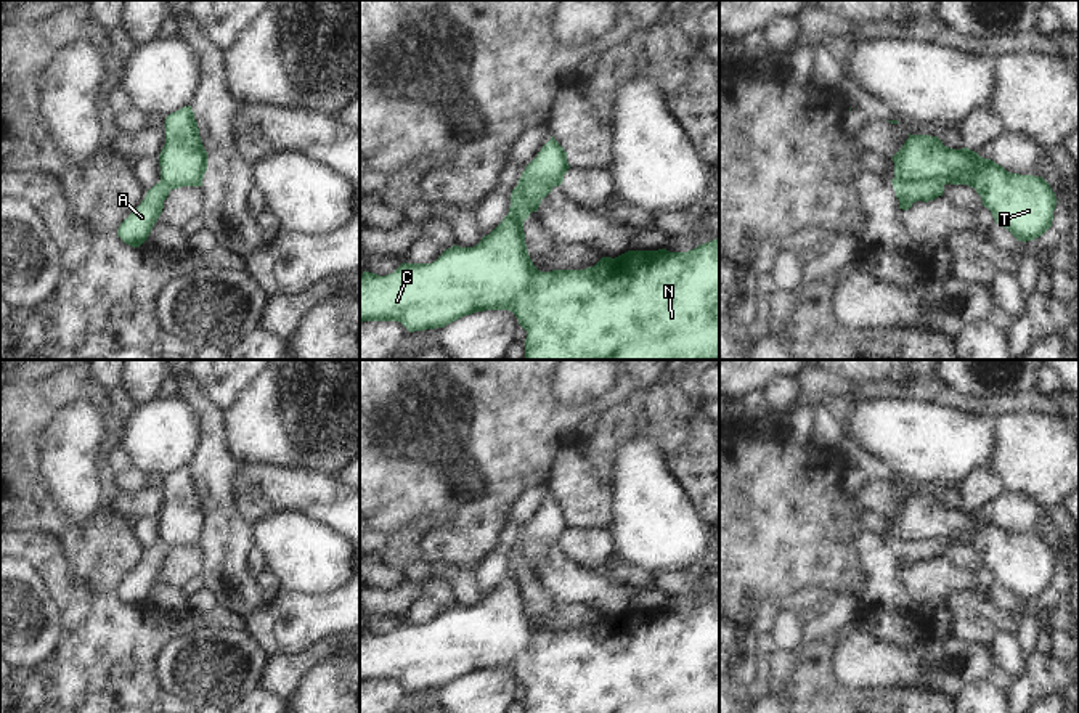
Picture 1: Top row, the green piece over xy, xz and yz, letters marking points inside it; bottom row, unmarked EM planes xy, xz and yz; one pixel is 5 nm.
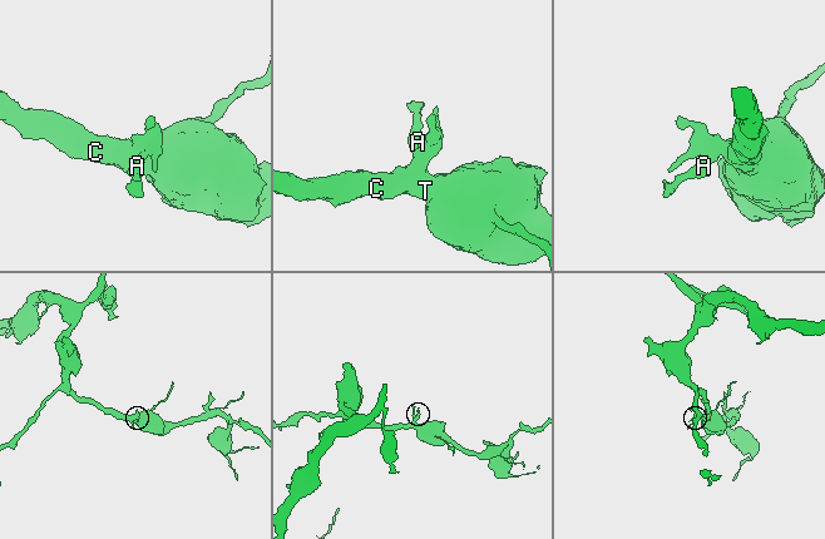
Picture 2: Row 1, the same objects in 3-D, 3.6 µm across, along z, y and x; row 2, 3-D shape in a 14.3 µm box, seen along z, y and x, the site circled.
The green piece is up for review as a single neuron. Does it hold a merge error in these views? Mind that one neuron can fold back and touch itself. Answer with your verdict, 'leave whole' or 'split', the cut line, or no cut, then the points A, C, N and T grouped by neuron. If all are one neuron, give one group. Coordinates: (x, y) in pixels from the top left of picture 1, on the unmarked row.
split; cut in yz along (893, 541), (919, 543), (938, 540), (943, 545); A / C N T

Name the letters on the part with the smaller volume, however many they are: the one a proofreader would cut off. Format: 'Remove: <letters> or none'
Remove: A

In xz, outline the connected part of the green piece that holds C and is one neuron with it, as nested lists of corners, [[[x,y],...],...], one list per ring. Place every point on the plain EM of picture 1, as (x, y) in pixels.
[[[511,572],[503,581],[474,607],[453,605],[432,623],[401,623],[393,633],[379,636],[363,631],[360,636],[360,682],[363,681],[398,681],[409,692],[445,687],[446,684],[475,671],[509,670],[527,691],[525,713],[719,713],[719,597],[700,604],[687,612],[628,610],[615,618],[602,617],[594,626],[584,629],[540,631],[527,610],[523,581]]]

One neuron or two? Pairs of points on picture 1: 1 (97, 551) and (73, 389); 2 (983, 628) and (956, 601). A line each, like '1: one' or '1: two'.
1: one
2: two

